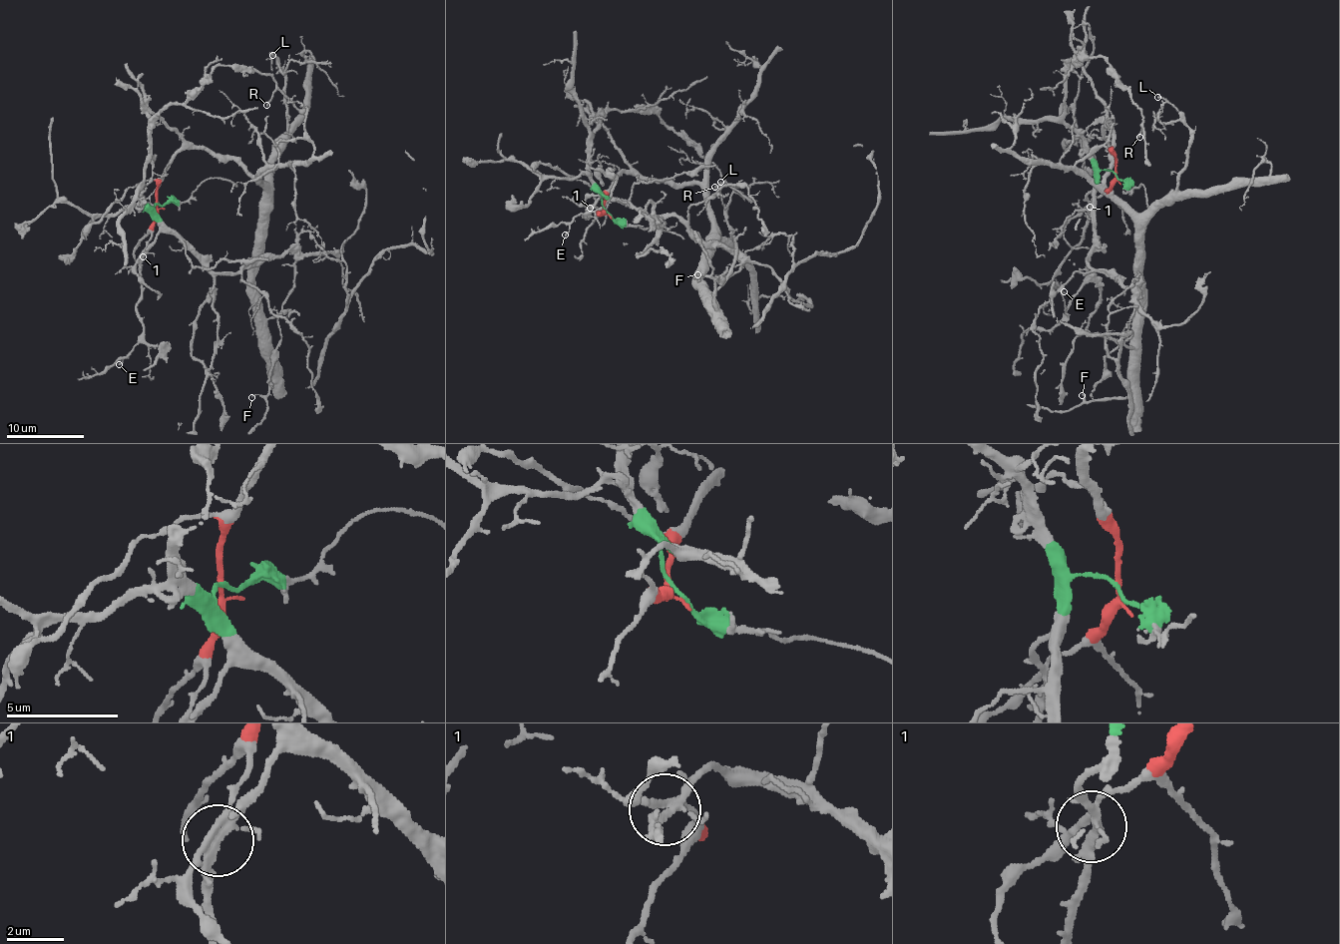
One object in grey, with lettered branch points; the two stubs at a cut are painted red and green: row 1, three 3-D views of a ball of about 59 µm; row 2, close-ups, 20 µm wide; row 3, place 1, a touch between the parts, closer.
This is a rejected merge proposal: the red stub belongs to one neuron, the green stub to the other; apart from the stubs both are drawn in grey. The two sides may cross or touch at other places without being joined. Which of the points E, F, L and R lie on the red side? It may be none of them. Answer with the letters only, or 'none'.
F, L

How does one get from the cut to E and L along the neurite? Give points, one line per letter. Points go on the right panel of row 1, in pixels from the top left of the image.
E: (1115, 172), (1103, 170), (1097, 187), (1088, 194), (1082, 242), (1053, 277), (1065, 292)
L: (1115, 172), (1109, 127), (1112, 193), (1144, 212), (1175, 191), (1190, 131), (1157, 96)

